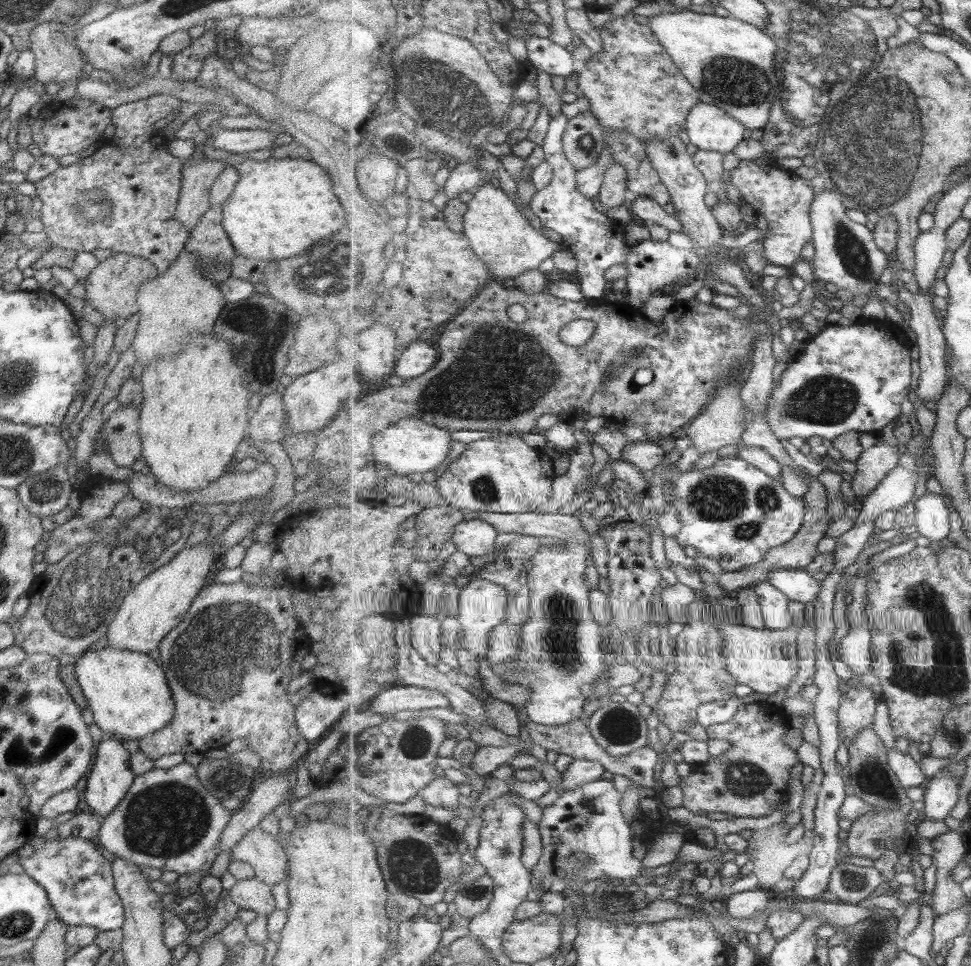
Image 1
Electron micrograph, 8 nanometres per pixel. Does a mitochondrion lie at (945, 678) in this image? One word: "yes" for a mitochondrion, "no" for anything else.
yes

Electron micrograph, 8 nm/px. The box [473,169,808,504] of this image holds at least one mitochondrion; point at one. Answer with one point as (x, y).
(631, 354)

